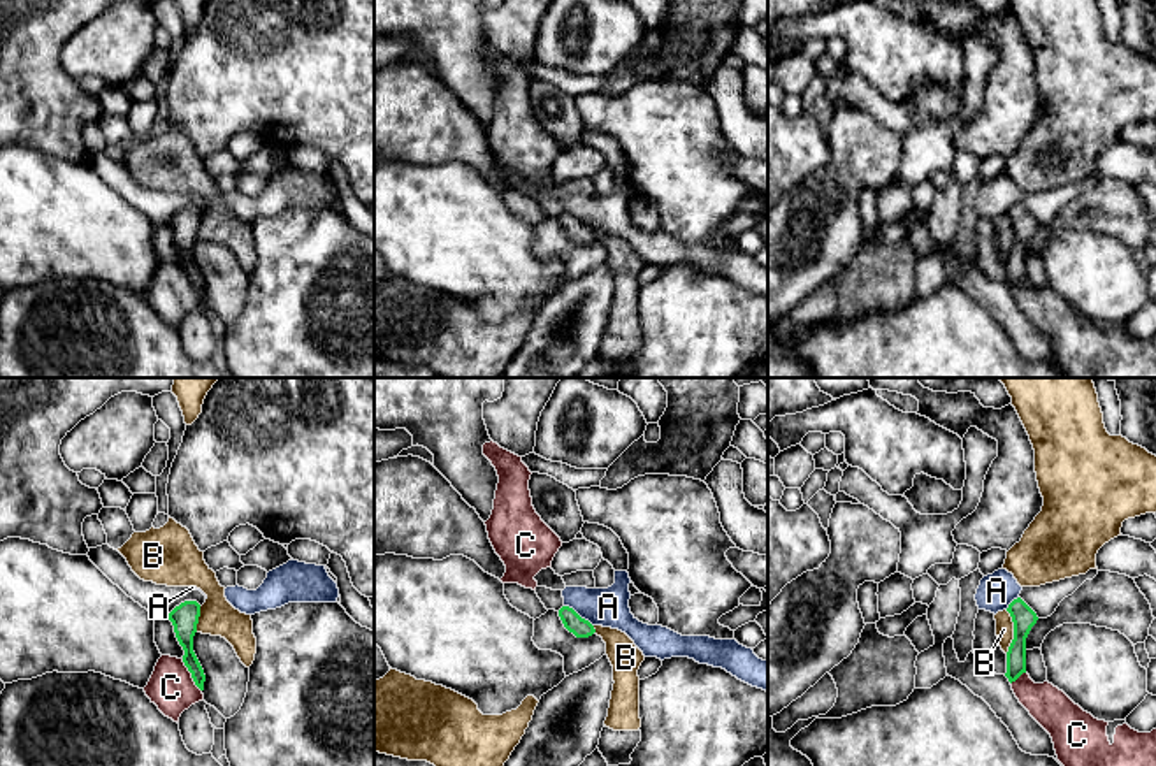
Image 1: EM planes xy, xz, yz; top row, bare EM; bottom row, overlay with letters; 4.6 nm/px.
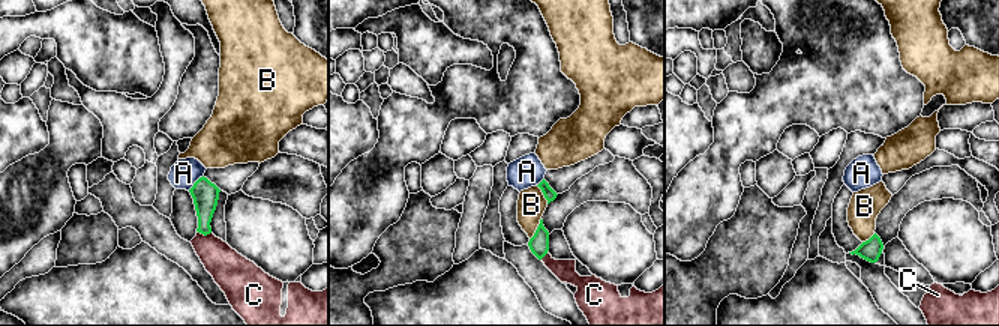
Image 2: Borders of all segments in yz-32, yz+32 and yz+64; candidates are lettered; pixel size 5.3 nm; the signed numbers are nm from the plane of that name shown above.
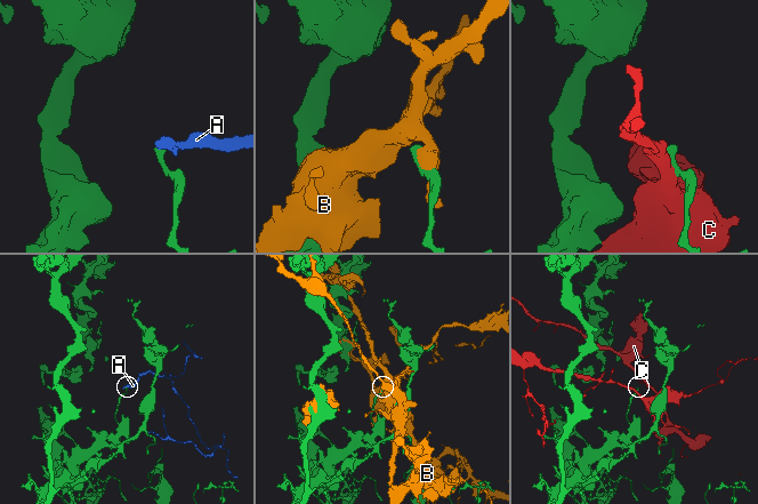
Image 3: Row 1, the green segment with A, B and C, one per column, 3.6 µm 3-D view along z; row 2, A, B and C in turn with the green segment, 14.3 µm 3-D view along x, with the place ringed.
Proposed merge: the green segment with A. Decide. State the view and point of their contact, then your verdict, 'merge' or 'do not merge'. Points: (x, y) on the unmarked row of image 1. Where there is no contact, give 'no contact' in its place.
xz (577, 220) | do not merge

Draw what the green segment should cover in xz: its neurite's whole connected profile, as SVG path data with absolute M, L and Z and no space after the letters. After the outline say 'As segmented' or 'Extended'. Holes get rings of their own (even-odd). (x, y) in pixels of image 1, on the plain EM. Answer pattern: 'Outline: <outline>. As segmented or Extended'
Outline: M562 213L559 223L564 234L573 239L576 244L589 244L596 239L594 232L582 225L573 214Z. As segmented

